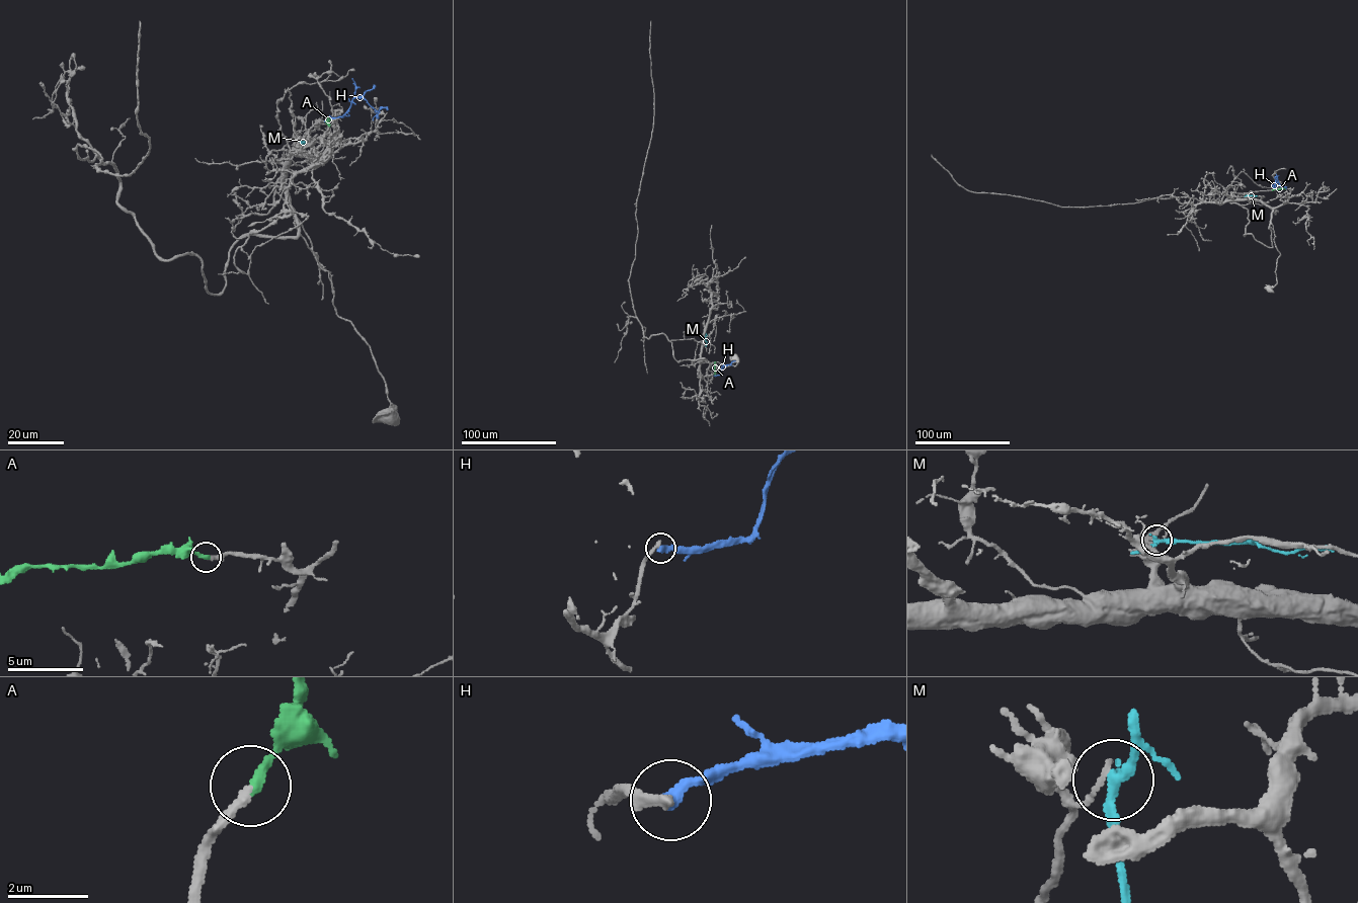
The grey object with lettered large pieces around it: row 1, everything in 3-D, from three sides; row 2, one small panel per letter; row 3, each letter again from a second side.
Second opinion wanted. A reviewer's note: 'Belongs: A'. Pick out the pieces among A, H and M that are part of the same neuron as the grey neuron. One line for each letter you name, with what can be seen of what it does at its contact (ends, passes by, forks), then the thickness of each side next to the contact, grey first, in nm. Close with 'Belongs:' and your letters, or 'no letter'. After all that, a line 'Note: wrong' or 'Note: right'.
A: it ends; calibres 220 and 260 nm
Belongs: A
Note: right

